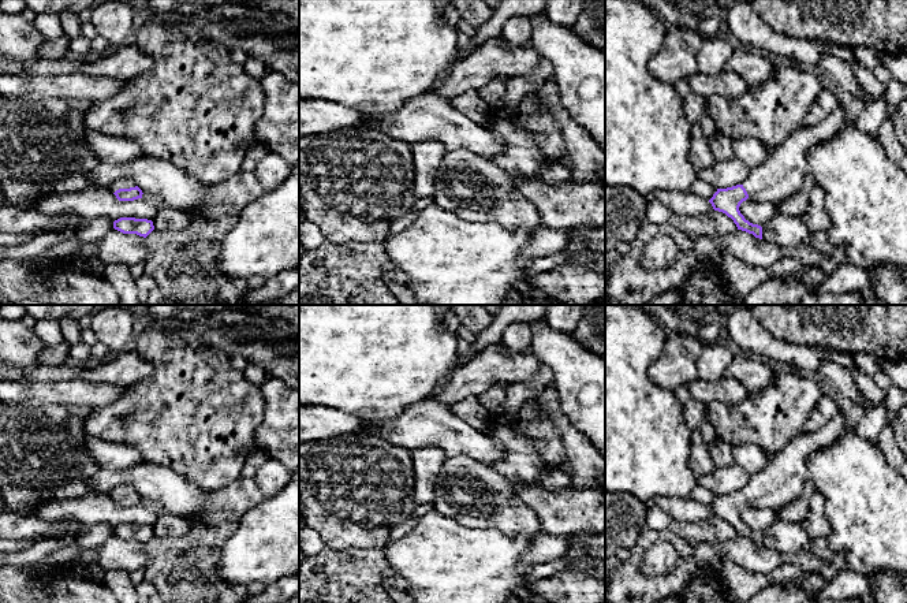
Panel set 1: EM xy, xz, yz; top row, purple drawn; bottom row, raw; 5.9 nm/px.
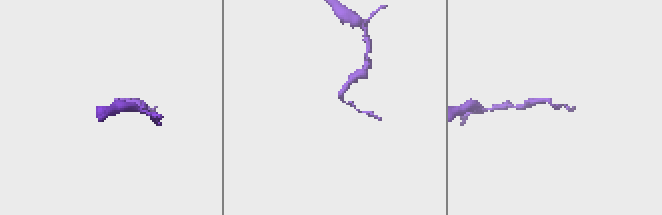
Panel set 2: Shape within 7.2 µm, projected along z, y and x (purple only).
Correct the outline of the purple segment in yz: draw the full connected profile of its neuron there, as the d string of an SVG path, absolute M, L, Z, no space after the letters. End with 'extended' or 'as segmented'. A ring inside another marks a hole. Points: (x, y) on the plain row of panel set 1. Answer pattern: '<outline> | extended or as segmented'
M837 414L813 433L803 433L776 453L765 469L750 476L742 491L717 495L709 506L714 517L725 520L738 536L762 546L762 533L744 525L739 513L747 505L776 510L796 500L809 477L809 455L835 443L847 429L844 416Z | extended

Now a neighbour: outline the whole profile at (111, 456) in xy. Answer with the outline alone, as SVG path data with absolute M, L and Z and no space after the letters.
M89 433L85 438L87 440L87 451L100 468L124 470L146 462L139 451L127 444L105 442Z

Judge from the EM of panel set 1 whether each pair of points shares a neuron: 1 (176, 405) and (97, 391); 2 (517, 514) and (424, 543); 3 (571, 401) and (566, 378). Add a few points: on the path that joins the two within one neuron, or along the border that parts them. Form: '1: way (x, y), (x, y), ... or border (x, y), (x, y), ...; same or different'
1: border (129, 387), (118, 399), (93, 409); different
2: border (445, 514), (469, 525), (493, 527), (507, 535); different
3: way (571, 395), (571, 383); same

